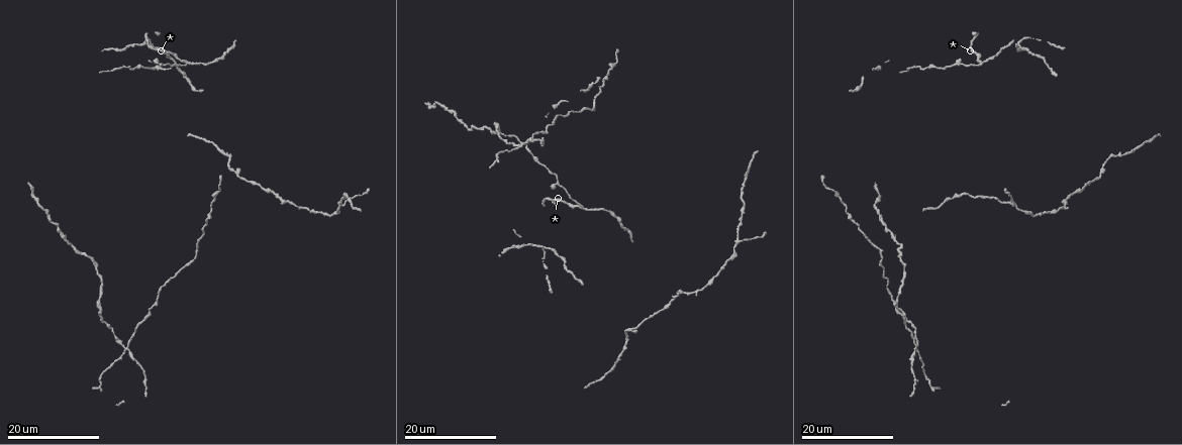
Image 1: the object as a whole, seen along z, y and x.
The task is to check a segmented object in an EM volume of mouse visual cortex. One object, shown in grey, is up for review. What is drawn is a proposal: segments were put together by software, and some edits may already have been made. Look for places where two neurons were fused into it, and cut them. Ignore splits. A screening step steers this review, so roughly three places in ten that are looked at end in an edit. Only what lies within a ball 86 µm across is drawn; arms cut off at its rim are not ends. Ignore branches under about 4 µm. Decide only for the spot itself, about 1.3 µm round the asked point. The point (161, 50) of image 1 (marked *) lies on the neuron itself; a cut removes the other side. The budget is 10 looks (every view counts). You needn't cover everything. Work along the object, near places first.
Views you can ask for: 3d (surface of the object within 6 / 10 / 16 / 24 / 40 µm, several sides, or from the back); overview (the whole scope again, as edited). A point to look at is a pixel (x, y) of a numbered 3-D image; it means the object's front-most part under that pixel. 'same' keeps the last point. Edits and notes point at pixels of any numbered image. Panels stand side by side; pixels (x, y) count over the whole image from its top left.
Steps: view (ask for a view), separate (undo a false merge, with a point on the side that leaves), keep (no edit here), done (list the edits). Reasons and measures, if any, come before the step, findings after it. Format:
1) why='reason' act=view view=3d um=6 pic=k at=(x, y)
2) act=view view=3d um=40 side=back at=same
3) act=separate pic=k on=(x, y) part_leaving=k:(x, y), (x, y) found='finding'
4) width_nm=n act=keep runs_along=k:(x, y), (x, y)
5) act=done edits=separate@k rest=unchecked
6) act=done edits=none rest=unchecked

why='branch point' act=view view=3d um=24 pic=1 at=(582, 207)

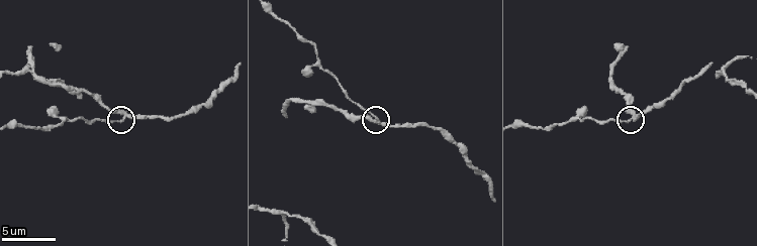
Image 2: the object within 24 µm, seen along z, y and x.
act=view view=3d um=6 pic=2 at=(380, 123)

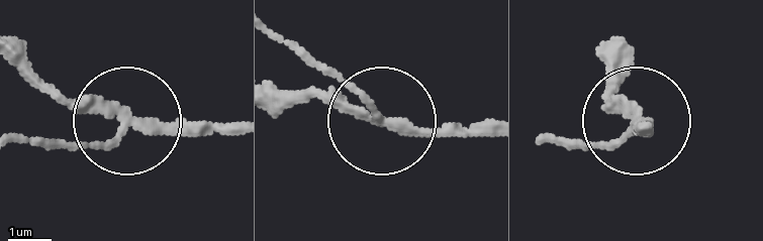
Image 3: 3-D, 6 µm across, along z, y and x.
side_arm_um=17 act=separate pic=3 on=(80, 145) part_leaving=3:(122, 124), (94, 142), (17, 142) found='a second neuron is stuck on'

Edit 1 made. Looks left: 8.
why='sudden change in width' act=view view=3d um=16 pic=1 at=(1052, 68)

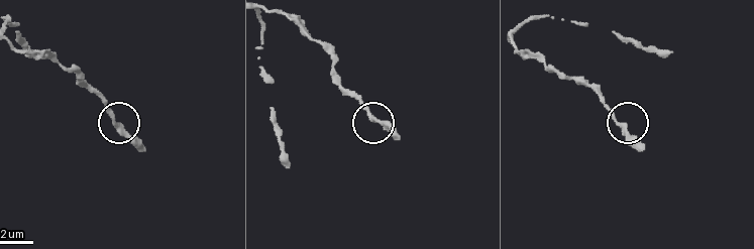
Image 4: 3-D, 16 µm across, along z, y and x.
why='closer look' act=view view=3d um=10 pic=4 at=(120, 129)

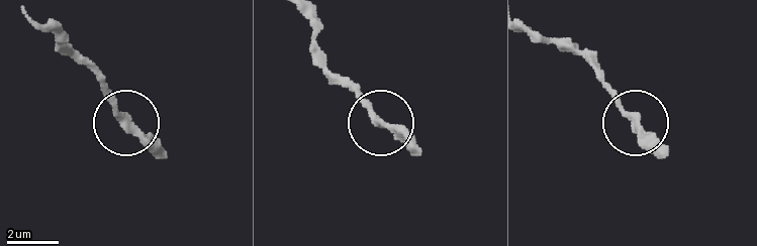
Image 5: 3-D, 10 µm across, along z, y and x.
act=keep found='one neuron here'

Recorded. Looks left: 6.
why='three-way junction' act=view view=3d um=24 pic=1 at=(234, 172)

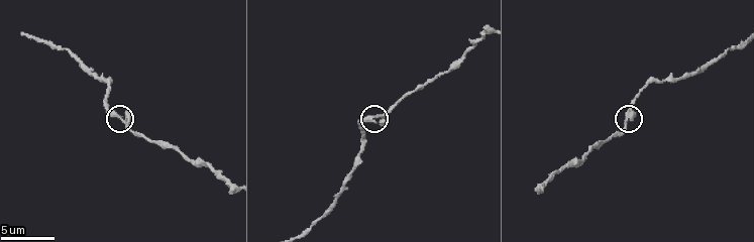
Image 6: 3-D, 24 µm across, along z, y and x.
act=view view=3d um=6 pic=6 at=(371, 118)

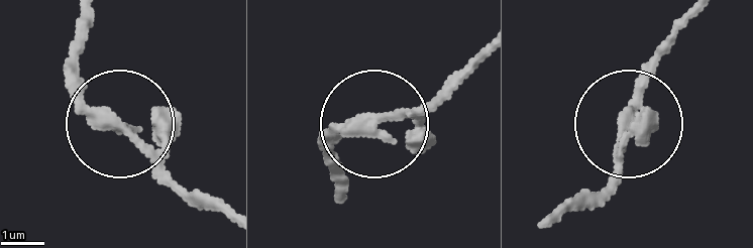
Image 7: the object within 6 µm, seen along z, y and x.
arms=3 act=keep found='one neuron here'

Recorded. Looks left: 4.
why='four or more arms meet' act=view view=3d um=16 pic=1 at=(522, 142)

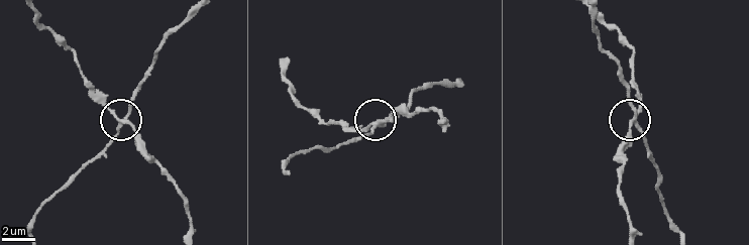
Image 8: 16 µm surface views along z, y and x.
act=view view=3d um=10 pic=8 at=(633, 122)

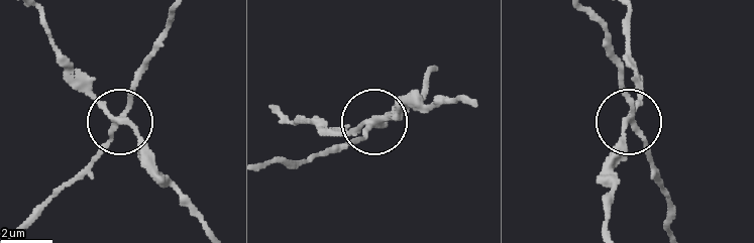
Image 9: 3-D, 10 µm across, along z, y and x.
act=separate pic=9 on=(131, 82) part_leaving=9:(631, 114), (620, 64), (591, 12) found='a second neuron is stuck on'

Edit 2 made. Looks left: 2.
act=done edits=separate@3,separate@9 rest=unchecked

